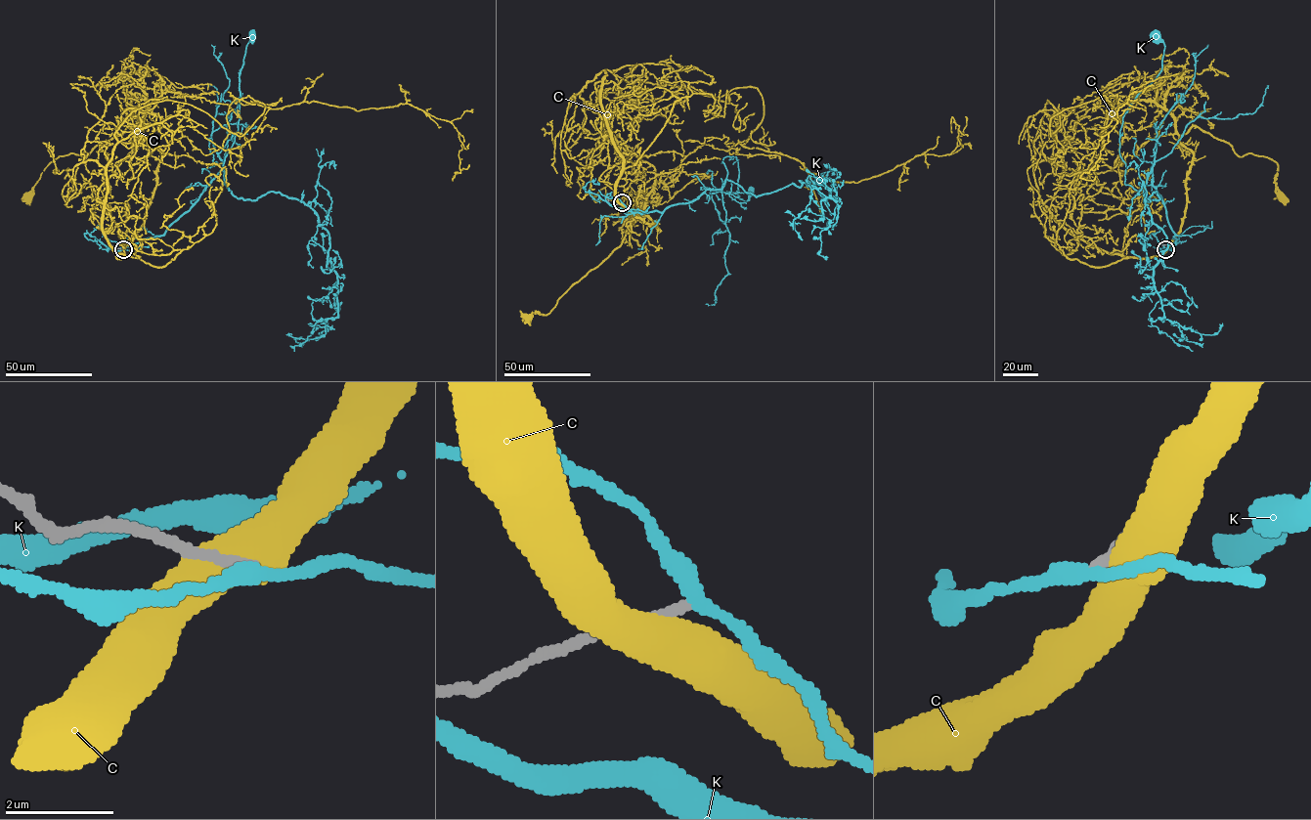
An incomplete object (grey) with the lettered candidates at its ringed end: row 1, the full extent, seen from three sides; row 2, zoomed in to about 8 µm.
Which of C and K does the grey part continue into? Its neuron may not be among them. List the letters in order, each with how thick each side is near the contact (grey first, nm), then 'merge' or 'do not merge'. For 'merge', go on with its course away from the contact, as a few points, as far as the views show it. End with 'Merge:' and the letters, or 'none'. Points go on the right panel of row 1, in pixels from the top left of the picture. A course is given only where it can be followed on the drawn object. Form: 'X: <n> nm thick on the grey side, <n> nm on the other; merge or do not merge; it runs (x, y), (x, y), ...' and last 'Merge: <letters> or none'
C: 240 nm thick on the grey side, 550 nm on the other; do not merge
K: 170 nm thick on the grey side, 280 nm on the other; do not merge
Merge: none

